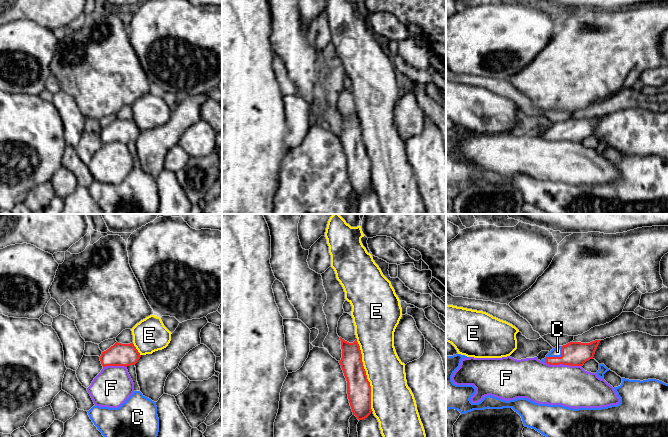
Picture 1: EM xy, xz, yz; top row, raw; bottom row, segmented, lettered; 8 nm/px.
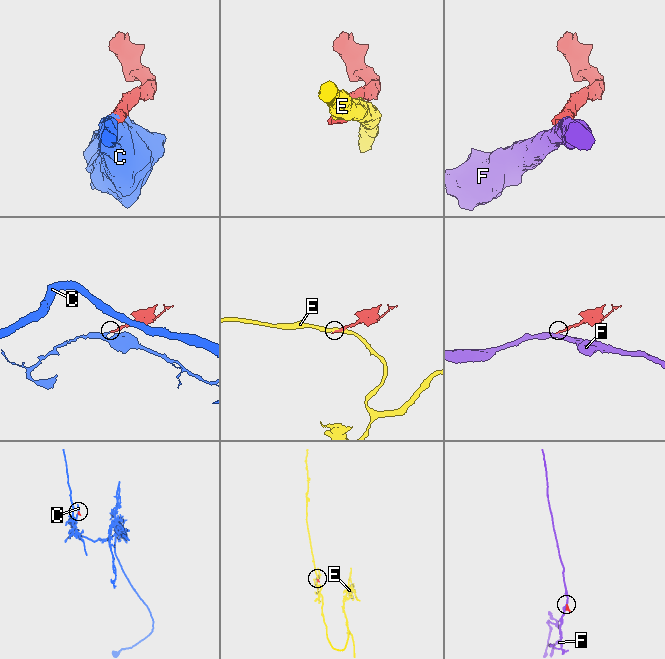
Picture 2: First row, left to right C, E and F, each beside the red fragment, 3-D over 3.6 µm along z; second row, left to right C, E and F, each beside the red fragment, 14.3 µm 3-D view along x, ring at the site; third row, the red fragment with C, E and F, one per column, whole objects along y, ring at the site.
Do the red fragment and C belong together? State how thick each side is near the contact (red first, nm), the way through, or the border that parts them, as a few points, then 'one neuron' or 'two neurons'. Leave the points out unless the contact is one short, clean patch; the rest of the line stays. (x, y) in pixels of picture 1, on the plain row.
190/80 nm | one neuron

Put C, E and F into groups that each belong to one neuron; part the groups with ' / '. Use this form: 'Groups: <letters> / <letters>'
Groups: C / E / F

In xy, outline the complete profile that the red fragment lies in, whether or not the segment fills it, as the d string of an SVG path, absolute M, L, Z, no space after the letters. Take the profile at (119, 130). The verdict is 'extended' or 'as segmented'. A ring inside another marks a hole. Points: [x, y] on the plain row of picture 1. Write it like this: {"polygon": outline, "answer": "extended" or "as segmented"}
{"polygon": "M116 118L106 127L102 128L100 137L103 143L106 142L130 142L135 141L141 131L133 119L122 120Z", "answer": "as segmented"}

